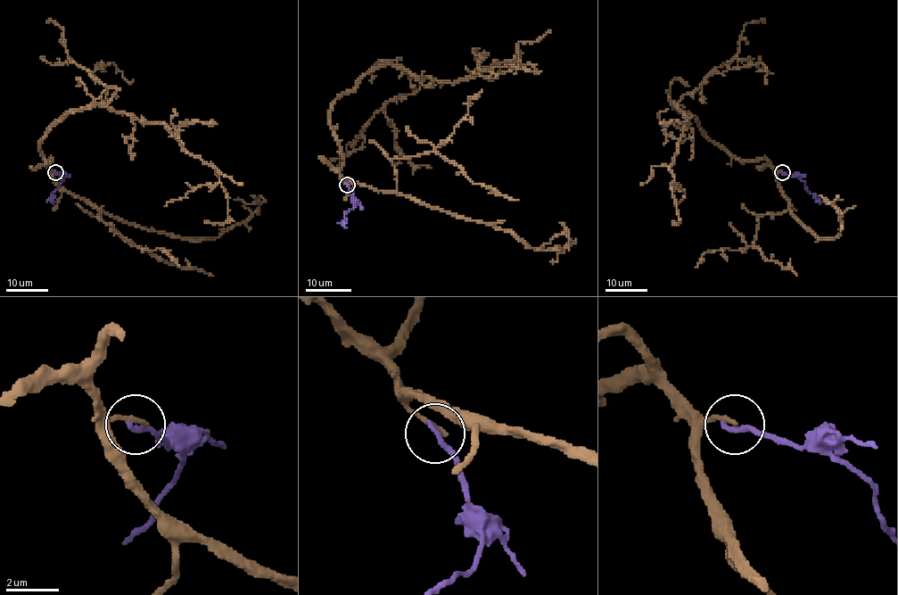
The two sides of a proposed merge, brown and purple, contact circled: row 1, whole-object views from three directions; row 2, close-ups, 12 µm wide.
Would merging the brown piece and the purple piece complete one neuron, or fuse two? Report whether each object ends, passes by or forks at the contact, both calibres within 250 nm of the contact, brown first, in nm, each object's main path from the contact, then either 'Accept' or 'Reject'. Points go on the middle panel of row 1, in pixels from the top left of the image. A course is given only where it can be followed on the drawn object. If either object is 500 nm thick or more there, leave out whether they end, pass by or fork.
At the ring brown ends. At the ring purple ends. Thickness 190 nm (brown) against 240 nm. Course of brown: (347, 185), (328, 110), (370, 72), (399, 65), (458, 82), (519, 61), (537, 72), (510, 64). Course of purple: (347, 185), (355, 203), (344, 214), (346, 227). Reject

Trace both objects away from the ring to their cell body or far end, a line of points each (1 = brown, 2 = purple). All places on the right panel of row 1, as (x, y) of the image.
1: (782, 172), (764, 158), (735, 158), (672, 105), (688, 122), (670, 169), (679, 220), (671, 221)
2: (782, 173), (798, 176), (821, 202)

